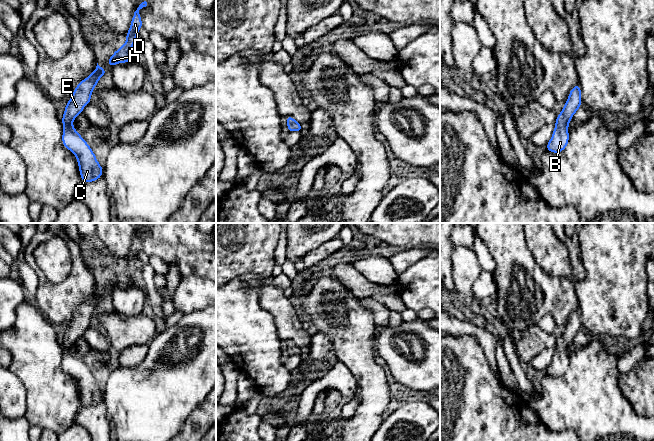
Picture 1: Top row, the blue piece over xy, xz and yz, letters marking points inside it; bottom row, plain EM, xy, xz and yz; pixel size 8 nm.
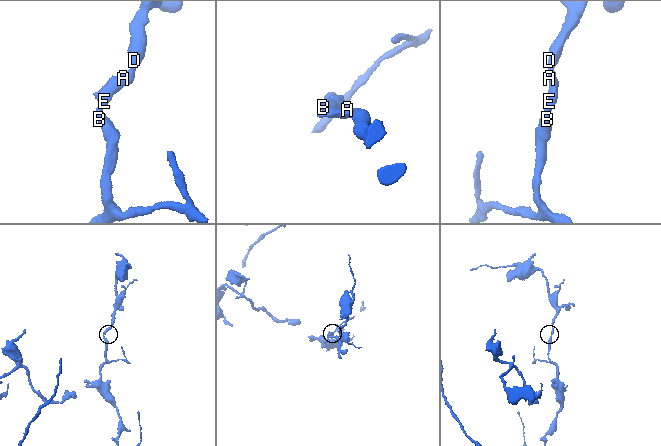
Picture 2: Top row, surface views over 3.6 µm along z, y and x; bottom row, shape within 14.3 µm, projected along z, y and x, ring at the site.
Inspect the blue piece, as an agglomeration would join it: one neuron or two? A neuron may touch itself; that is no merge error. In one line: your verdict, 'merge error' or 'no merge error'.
no merge error

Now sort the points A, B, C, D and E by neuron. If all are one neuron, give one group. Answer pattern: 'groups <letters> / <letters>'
groups A B C D E

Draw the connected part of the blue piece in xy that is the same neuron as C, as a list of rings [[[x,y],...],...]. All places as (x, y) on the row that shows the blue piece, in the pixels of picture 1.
[[[97,63],[95,70],[77,84],[70,100],[66,103],[64,116],[61,118],[63,123],[62,144],[75,155],[83,183],[97,181],[103,175],[103,167],[97,161],[86,140],[75,130],[72,122],[91,102],[92,92],[99,79],[105,74],[106,69]]]

